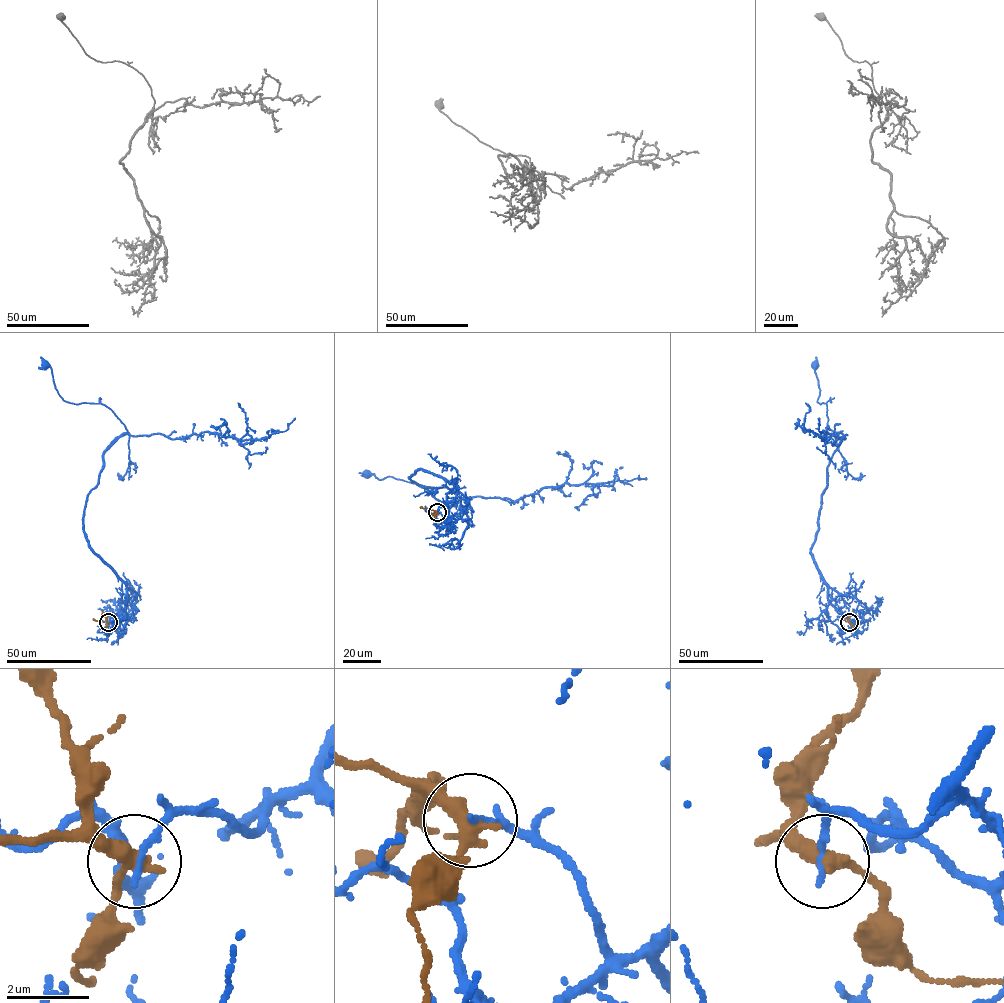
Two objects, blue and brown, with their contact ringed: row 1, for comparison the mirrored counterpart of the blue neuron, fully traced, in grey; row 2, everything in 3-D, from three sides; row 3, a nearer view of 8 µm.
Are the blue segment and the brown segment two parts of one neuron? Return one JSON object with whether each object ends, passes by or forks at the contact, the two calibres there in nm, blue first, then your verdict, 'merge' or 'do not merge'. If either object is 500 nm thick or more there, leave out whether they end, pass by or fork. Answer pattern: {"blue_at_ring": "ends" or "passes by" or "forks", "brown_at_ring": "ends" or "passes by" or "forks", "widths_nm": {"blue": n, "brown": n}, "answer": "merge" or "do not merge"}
{"blue_at_ring": "ends", "brown_at_ring": "passes by", "widths_nm": {"blue": 180, "brown": 360}, "answer": "do not merge"}

